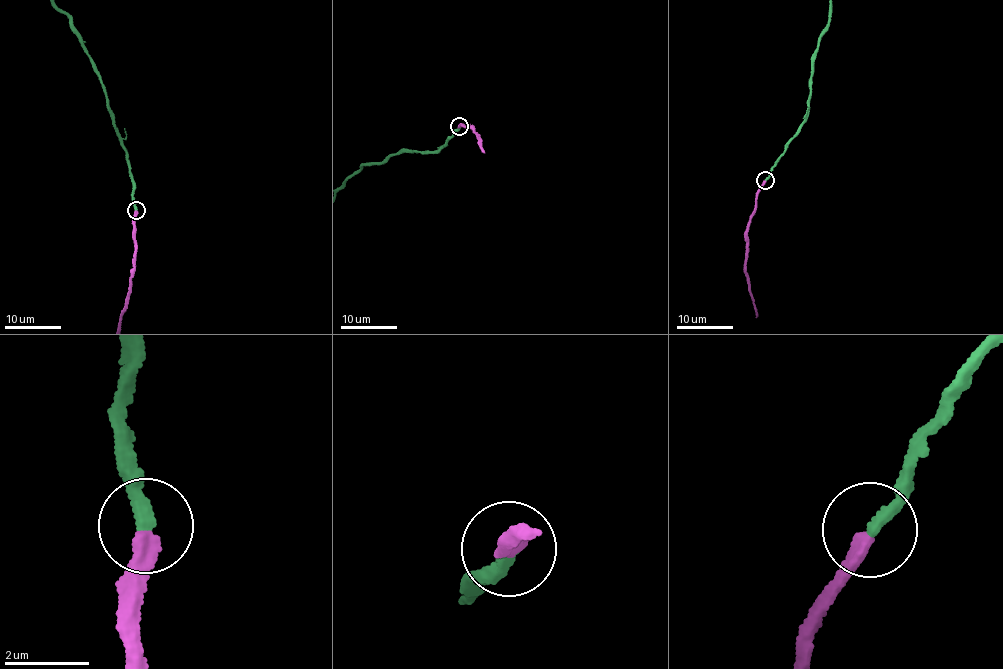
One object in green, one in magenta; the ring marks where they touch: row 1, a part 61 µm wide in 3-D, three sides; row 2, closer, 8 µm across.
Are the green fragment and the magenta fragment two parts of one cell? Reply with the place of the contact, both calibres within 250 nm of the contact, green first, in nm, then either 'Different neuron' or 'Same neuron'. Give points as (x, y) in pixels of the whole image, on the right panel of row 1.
Place: (765, 180). Thickness 320 nm (green) against 360 nm. Same neuron

